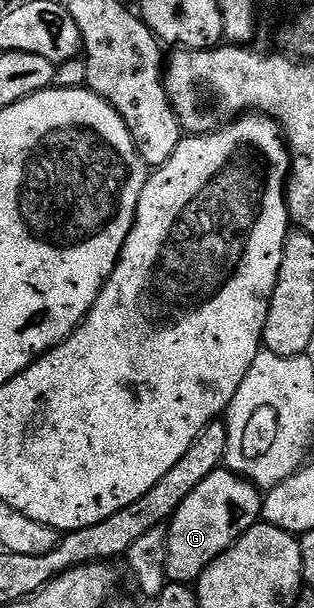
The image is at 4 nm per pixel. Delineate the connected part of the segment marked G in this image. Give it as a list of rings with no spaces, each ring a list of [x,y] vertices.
[[[224,467],[207,475],[207,479],[203,479],[203,483],[199,483],[199,487],[195,487],[187,499],[183,499],[168,522],[166,578],[173,583],[196,582],[201,572],[216,557],[227,552],[262,517],[262,490],[251,484],[246,477],[240,477],[238,473],[232,473]]]

